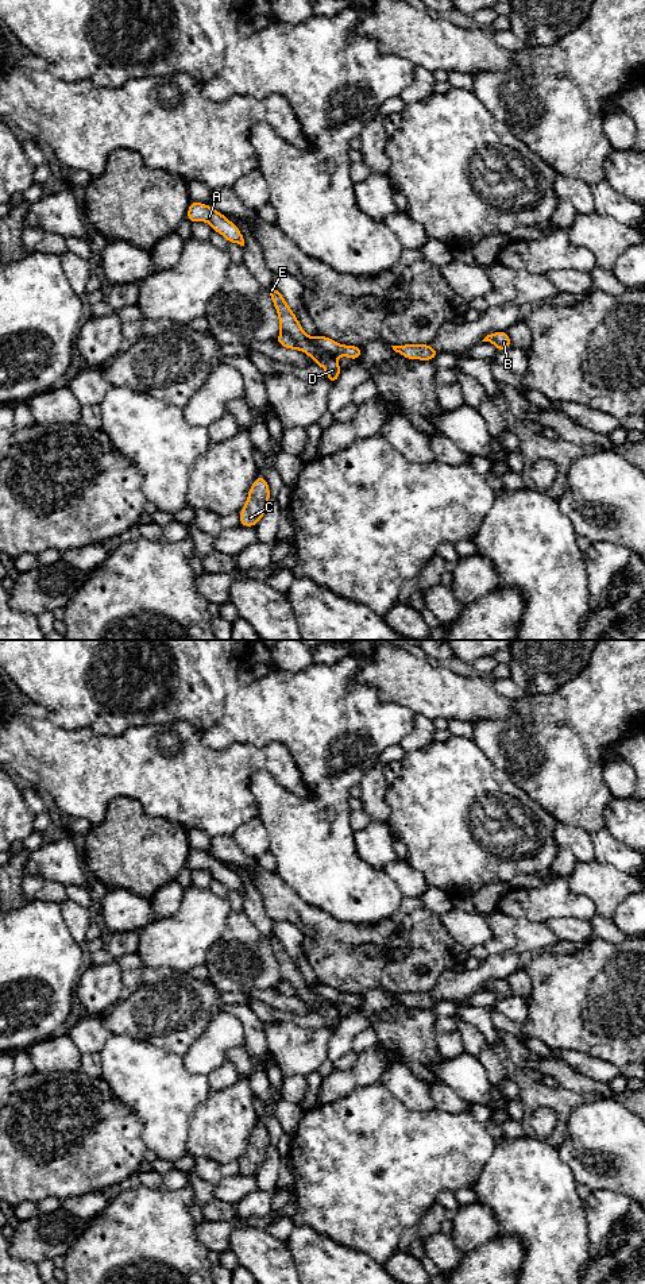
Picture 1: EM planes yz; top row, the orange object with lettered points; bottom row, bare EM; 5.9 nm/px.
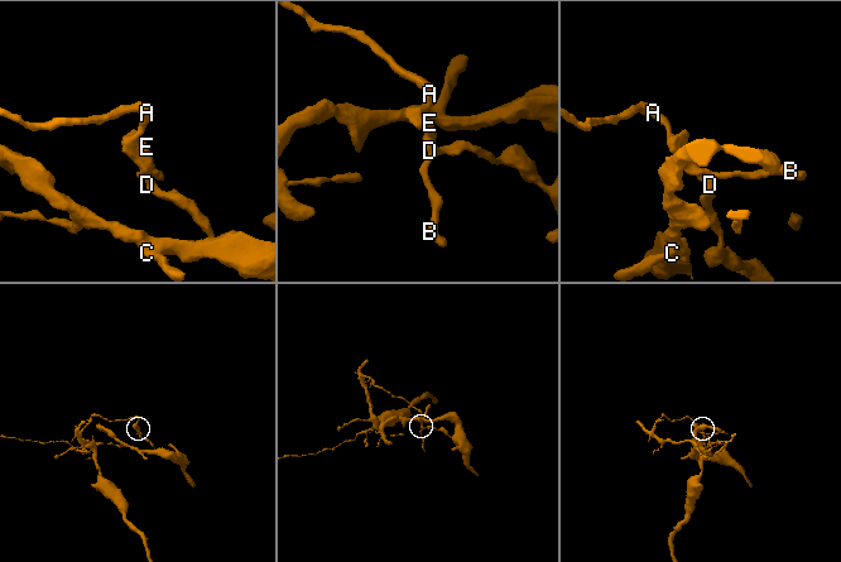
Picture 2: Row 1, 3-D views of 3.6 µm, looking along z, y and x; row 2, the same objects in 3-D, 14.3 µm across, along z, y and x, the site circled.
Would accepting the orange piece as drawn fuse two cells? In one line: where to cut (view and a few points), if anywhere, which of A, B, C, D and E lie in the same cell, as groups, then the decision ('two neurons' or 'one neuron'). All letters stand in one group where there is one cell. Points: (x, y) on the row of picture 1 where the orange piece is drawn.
yz (312, 338), (317, 346), (335, 357) | A B / C D E | two neurons

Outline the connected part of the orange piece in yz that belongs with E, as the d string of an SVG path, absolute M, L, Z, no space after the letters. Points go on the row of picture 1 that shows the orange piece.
M275 285L267 288L267 292L278 312L281 331L289 333L294 339L297 350L309 355L314 365L321 366L327 371L328 383L335 383L341 374L336 356L317 347L313 343L313 338L305 333L294 312L290 309Z

